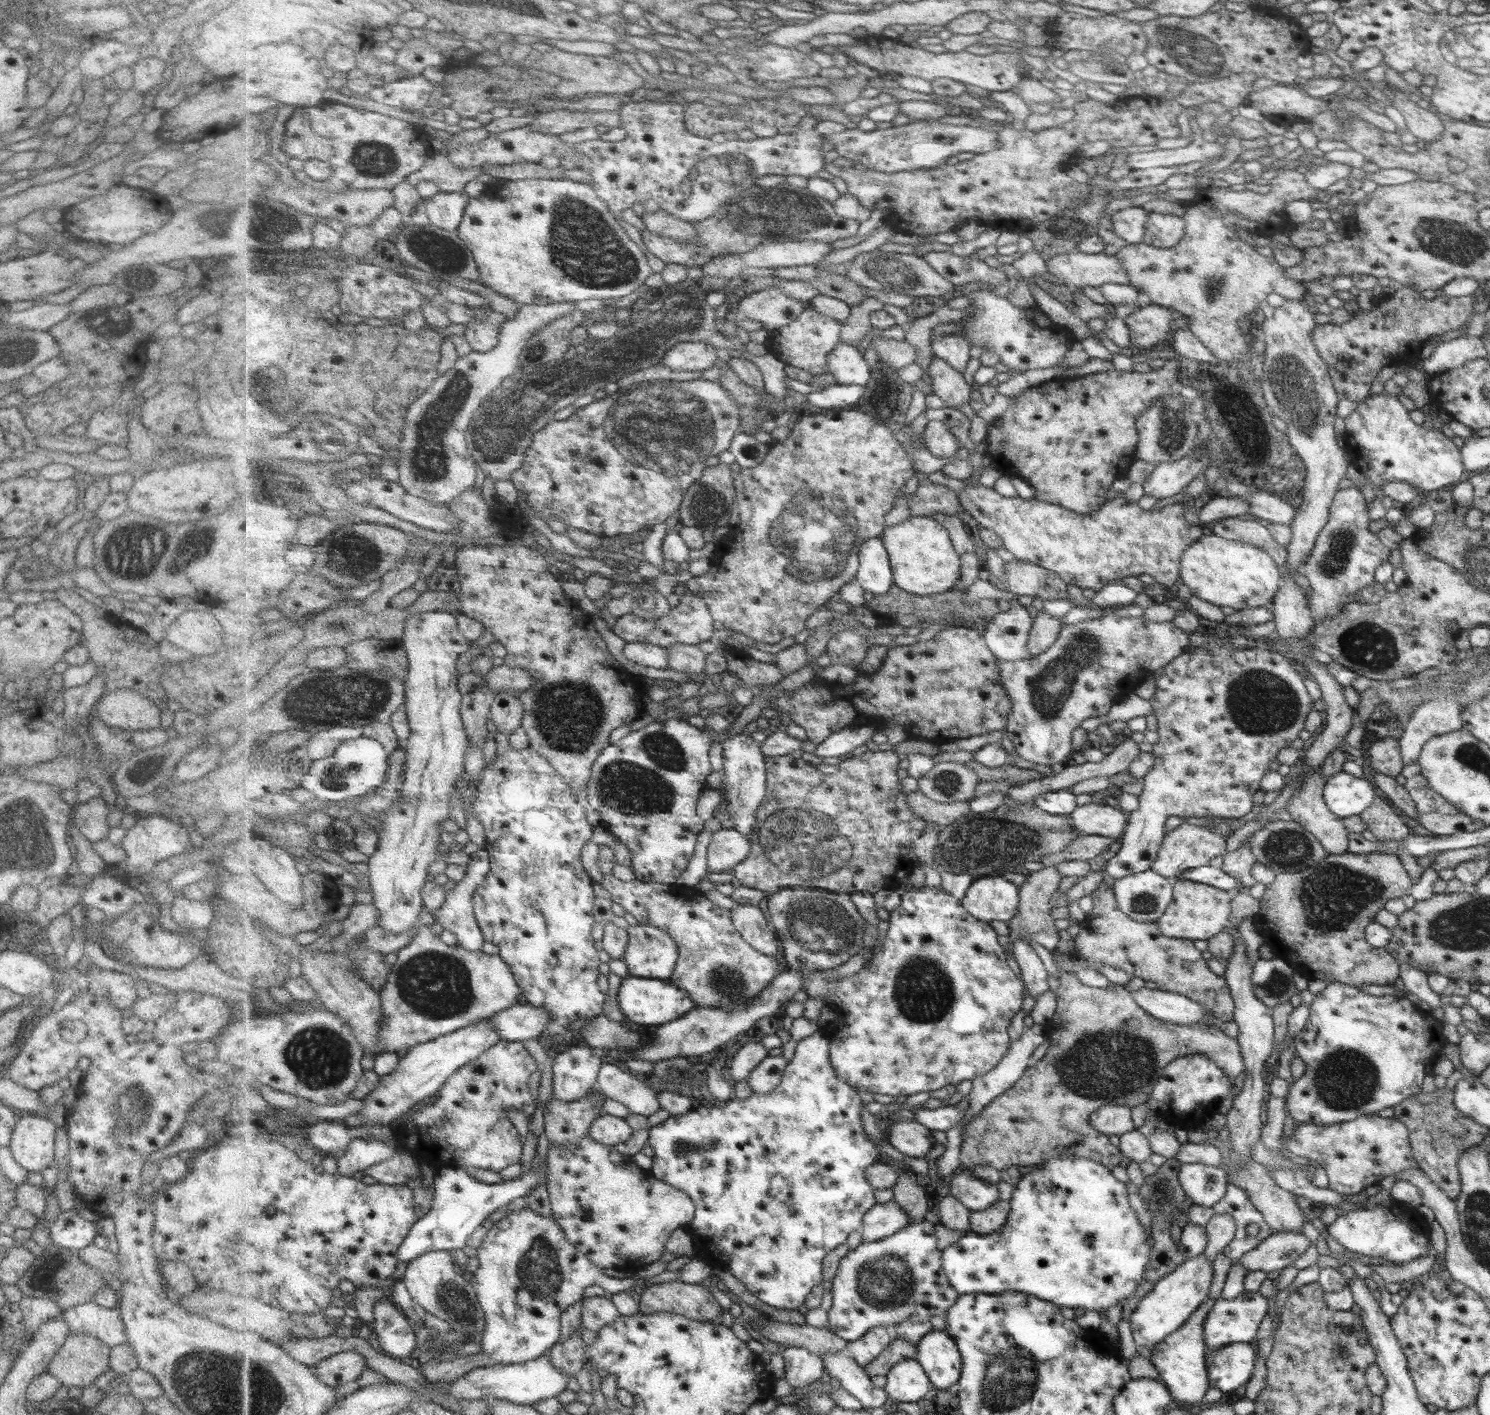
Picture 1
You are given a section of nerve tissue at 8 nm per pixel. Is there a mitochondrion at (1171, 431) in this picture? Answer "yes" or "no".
yes

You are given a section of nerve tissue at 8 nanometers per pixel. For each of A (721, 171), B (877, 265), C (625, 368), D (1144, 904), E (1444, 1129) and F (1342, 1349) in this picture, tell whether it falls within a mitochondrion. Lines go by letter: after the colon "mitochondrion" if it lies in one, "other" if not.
A: mitochondrion
B: mitochondrion
C: mitochondrion
D: mitochondrion
E: mitochondrion
F: mitochondrion

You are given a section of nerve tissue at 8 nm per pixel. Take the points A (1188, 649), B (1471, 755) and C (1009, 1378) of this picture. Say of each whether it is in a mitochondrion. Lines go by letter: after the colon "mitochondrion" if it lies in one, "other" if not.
A: other
B: mitochondrion
C: mitochondrion

